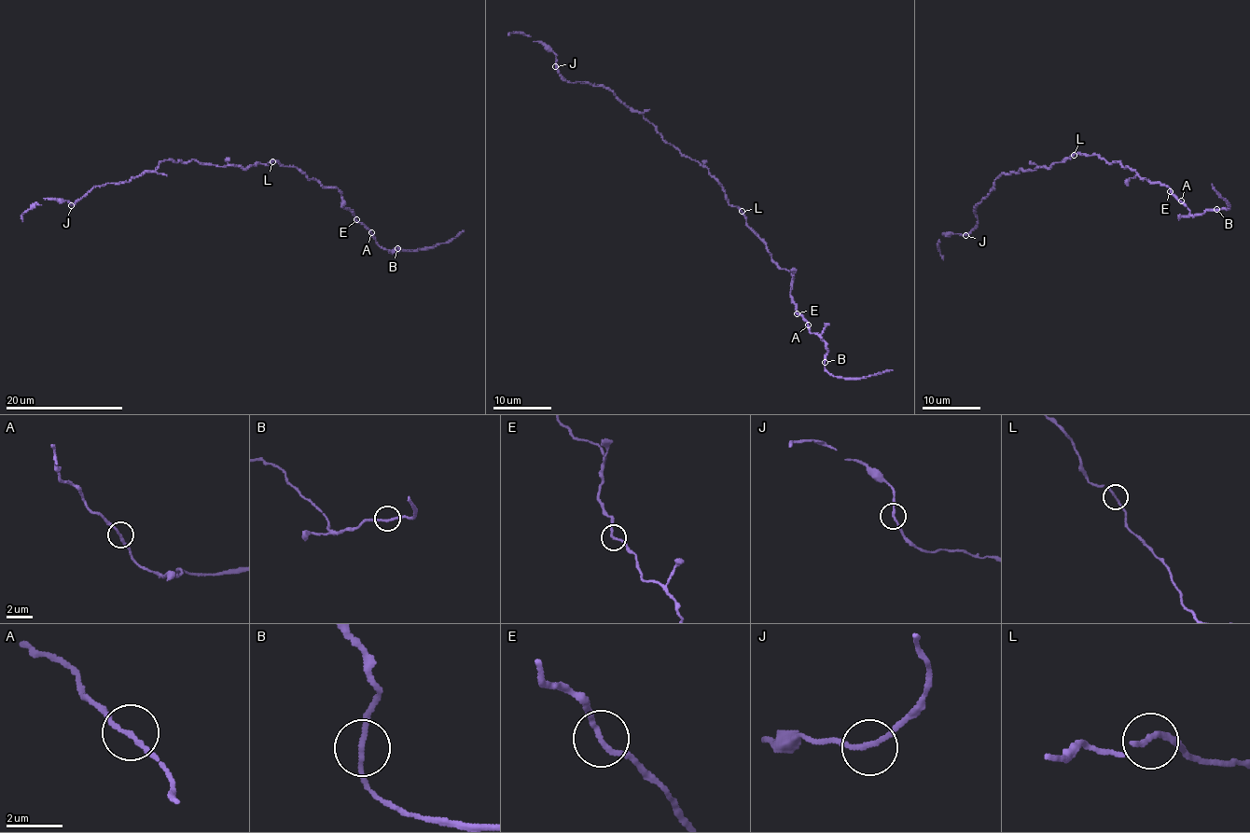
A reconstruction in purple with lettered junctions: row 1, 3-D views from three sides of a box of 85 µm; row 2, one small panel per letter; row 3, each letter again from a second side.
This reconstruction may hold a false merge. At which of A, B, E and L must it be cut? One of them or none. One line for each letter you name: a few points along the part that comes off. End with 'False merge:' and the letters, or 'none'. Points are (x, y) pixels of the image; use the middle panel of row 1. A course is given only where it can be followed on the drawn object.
False merge: none

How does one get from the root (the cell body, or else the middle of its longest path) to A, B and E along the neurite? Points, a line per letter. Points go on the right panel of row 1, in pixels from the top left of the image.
A: (1070, 159), (1077, 152), (1098, 154), (1108, 163), (1119, 162), (1142, 178), (1166, 186), (1181, 201)
B: (1070, 159), (1077, 152), (1098, 154), (1108, 163), (1119, 162), (1142, 178), (1166, 186), (1194, 215), (1216, 209)
E: (1070, 159), (1075, 153), (1098, 154), (1108, 163), (1119, 162), (1142, 178), (1159, 182), (1170, 191)

